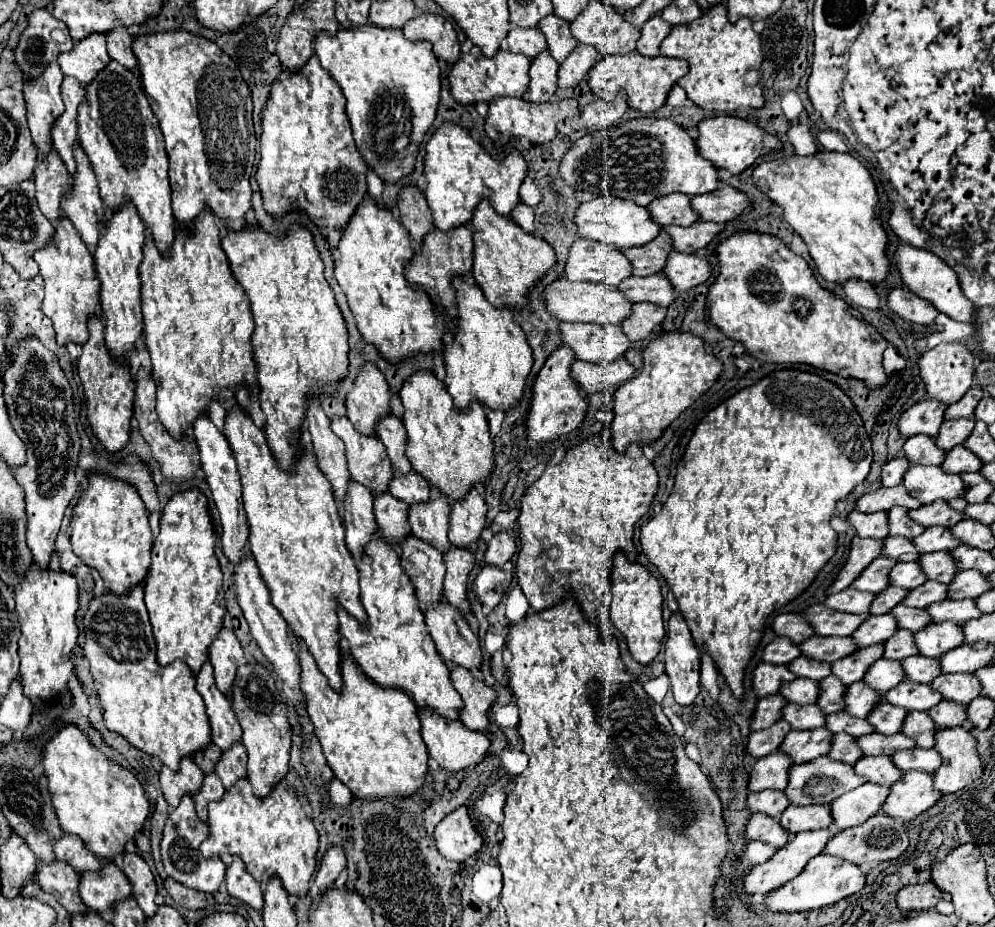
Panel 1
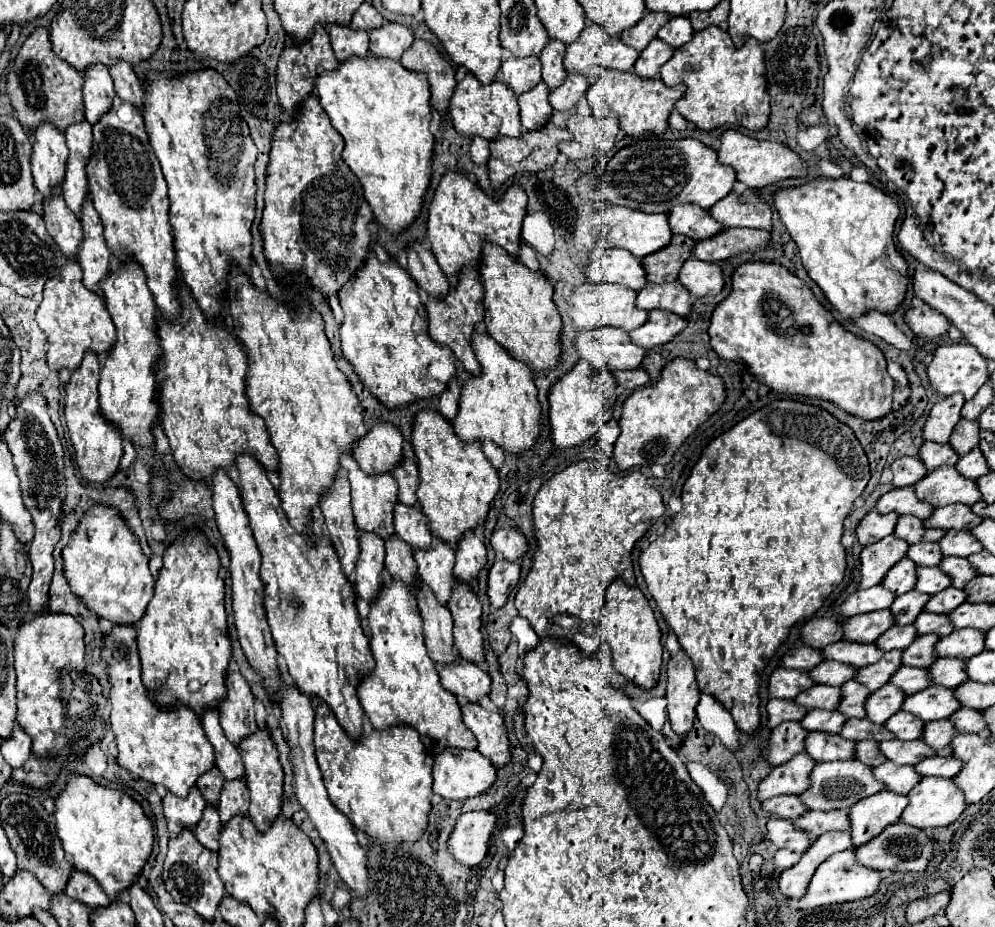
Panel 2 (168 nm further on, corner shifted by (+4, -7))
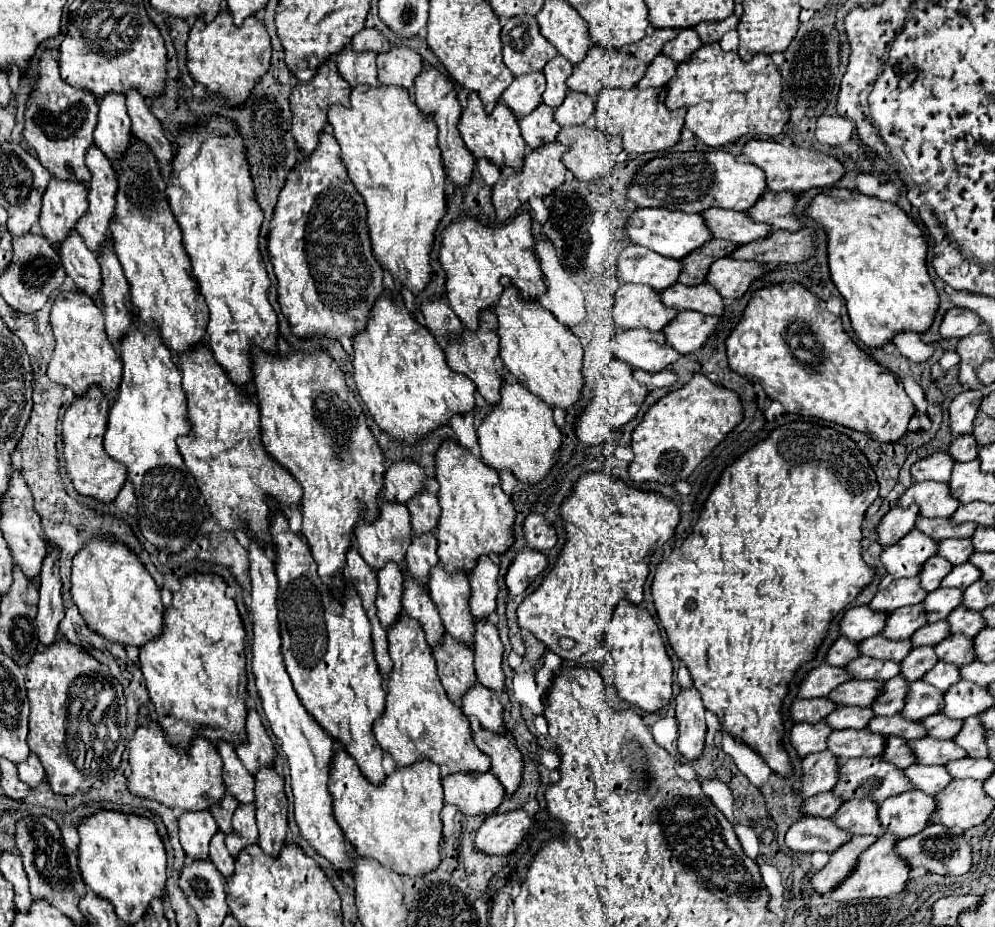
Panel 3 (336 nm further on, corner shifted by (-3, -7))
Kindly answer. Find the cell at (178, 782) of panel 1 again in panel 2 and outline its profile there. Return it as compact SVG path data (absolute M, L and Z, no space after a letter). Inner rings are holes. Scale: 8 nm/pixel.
M192 787L188 797L184 799L176 797L174 793L166 793L162 803L164 803L164 817L168 823L168 831L172 837L178 835L182 827L192 829L200 821L202 811L206 807L206 801L204 797L200 797L200 791L196 787Z

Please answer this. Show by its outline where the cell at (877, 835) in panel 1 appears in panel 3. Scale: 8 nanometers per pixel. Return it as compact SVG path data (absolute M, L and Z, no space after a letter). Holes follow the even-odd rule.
M929 825L921 833L899 841L895 851L899 855L903 855L909 861L911 867L925 867L927 871L939 873L939 875L959 877L959 875L965 875L971 869L973 847L971 847L969 841L965 841L961 829L949 829L949 827L943 827L943 825Z

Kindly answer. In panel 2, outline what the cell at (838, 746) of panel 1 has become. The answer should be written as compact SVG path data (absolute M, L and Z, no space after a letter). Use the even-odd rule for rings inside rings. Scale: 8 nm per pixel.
M858 741L856 743L856 757L854 759L862 761L868 767L876 767L876 765L886 761L880 755L880 751L878 751L878 743L874 743L874 741Z

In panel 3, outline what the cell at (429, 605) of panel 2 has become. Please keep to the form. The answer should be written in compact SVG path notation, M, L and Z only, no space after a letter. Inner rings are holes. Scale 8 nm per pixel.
M445 633L441 645L433 651L437 661L437 671L441 683L447 691L447 697L459 705L461 697L477 683L477 675L473 669L473 649L461 645L449 633Z

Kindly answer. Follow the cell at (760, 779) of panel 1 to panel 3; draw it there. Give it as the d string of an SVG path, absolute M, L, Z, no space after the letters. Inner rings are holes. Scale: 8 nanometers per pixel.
M829 751L811 753L803 759L803 779L801 779L801 797L813 797L825 791L831 791L839 779L839 759Z

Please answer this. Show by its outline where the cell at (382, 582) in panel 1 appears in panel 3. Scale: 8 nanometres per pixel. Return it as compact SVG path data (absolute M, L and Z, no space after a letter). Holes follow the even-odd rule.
M401 615L399 621L389 629L387 637L389 637L389 653L393 659L393 671L389 673L389 679L387 679L389 691L387 691L385 713L373 725L373 733L375 733L379 747L385 753L389 753L399 767L407 767L407 765L413 765L413 763L425 761L425 759L433 761L441 769L441 779L447 775L453 775L453 773L461 773L461 771L469 771L469 773L489 771L491 759L487 759L487 755L481 753L473 745L473 735L471 735L471 727L469 727L467 717L463 715L461 707L451 703L449 697L445 695L445 689L443 689L439 675L437 675L435 659L431 655L431 649L427 647L421 625L417 621L411 621L411 617L407 617L407 615Z

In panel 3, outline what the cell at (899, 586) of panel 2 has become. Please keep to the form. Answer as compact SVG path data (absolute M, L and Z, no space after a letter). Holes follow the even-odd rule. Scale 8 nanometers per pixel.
M931 557L925 565L923 565L923 571L921 571L921 587L925 589L925 591L935 591L939 585L941 585L941 581L943 581L943 577L949 573L953 569L953 565L951 563L947 563L947 561L943 561L943 557Z

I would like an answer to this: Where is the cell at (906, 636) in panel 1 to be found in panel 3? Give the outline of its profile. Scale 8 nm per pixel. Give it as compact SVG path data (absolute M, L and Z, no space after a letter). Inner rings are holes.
M955 633L955 635L949 635L945 641L937 643L935 651L941 661L955 663L957 667L961 667L961 665L967 665L977 659L971 641L973 641L971 637L963 637L963 635Z

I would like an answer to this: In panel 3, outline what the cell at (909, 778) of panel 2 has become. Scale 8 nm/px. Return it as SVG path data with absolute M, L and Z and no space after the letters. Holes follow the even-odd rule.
M911 765L905 769L905 775L913 781L915 789L925 791L927 795L939 793L939 789L945 789L953 779L947 769L939 765Z

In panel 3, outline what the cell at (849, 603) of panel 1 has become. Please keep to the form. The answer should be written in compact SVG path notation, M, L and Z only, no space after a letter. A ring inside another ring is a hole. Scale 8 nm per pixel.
M903 577L903 579L895 579L887 589L879 591L873 601L871 601L871 609L873 611L885 611L891 613L899 607L907 607L907 605L917 605L927 597L927 591L919 585L919 577Z

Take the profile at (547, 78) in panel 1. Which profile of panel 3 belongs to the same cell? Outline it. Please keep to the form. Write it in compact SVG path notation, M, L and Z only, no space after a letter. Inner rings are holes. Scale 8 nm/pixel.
M539 105L531 115L527 115L523 121L519 121L521 135L525 139L525 145L529 149L539 149L545 143L555 141L559 133L559 125L553 119L553 109L547 105Z

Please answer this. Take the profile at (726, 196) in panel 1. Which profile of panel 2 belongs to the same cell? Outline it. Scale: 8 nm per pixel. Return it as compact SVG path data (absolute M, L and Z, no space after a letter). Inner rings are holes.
M746 189L746 195L728 193L728 197L712 205L708 213L724 227L750 227L764 231L770 231L772 227L772 211L754 189Z

